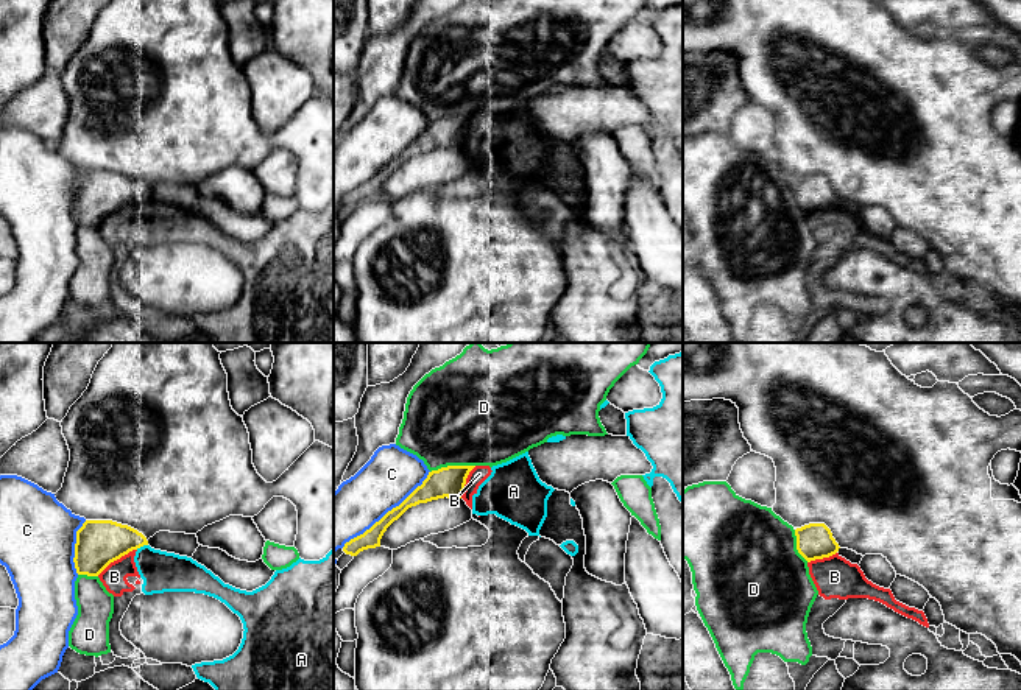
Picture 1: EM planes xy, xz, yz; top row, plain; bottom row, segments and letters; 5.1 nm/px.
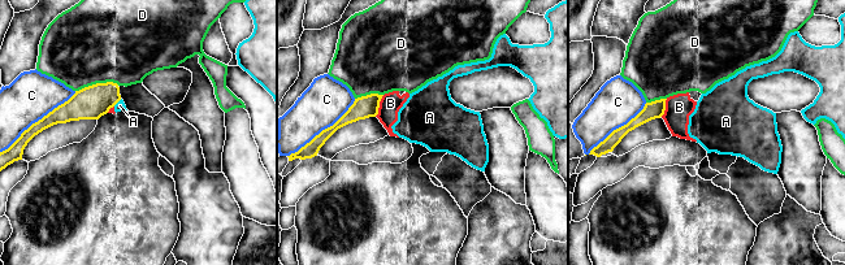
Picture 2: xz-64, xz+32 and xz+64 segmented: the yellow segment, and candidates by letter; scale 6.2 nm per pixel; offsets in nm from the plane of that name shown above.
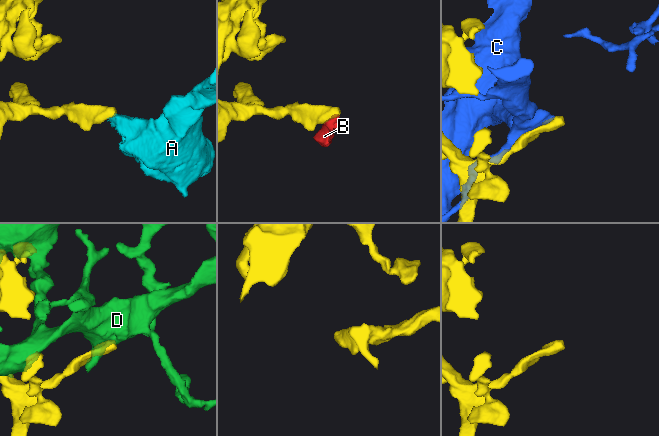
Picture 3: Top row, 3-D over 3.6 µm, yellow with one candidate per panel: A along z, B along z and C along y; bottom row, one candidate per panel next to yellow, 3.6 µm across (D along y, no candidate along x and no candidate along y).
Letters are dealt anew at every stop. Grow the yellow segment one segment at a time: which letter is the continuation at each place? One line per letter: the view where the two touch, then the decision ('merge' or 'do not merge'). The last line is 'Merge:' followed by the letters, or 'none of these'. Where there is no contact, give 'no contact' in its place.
A: xy | do not merge
B: xy | do not merge
C: xz | do not merge
D: xz | do not merge
Merge: none of these

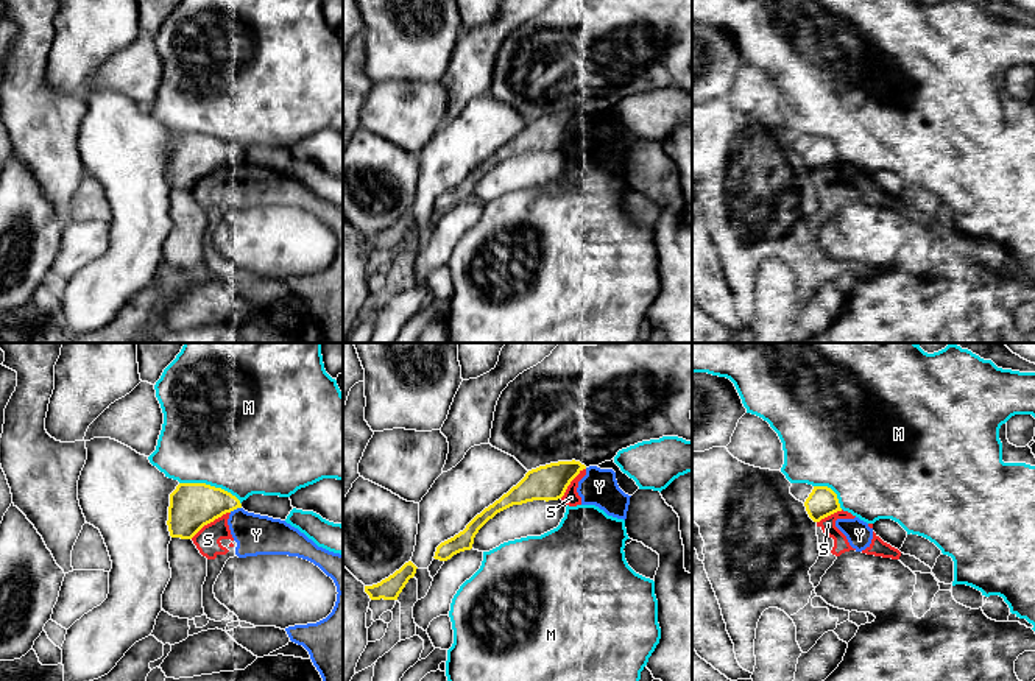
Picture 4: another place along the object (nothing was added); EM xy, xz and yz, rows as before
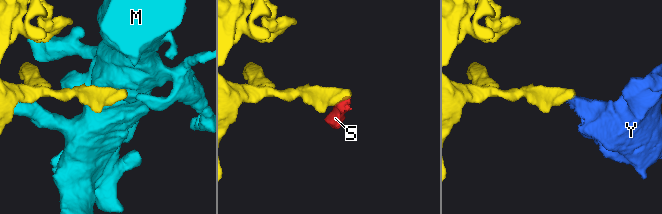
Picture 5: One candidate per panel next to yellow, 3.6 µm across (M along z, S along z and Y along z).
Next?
M: xy | do not merge
S: xy | do not merge
Y: xy | do not merge
Merge: none of these

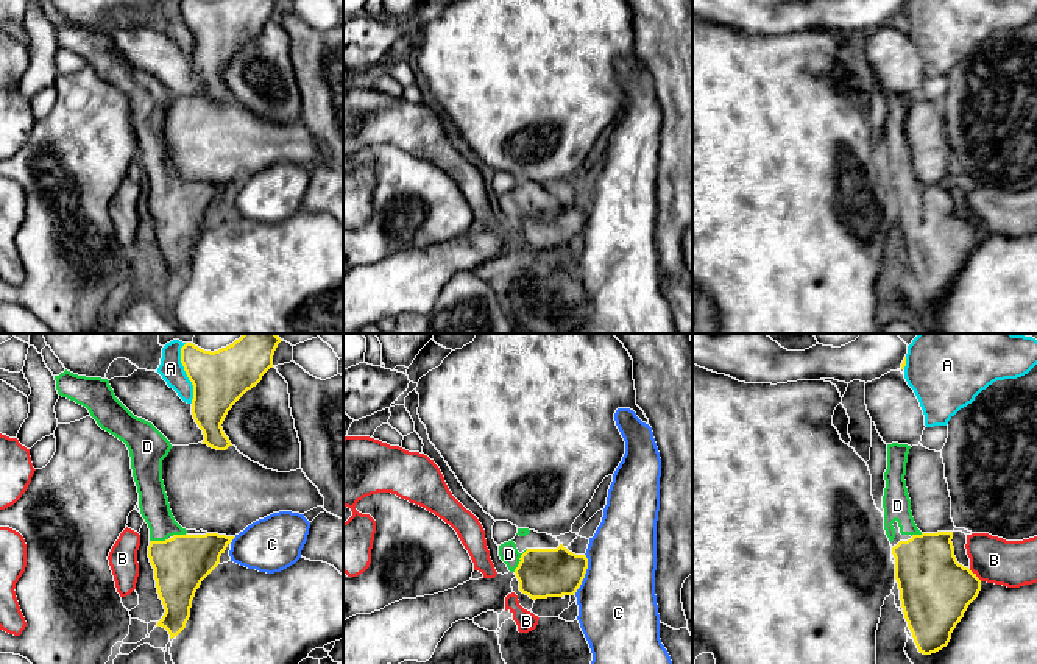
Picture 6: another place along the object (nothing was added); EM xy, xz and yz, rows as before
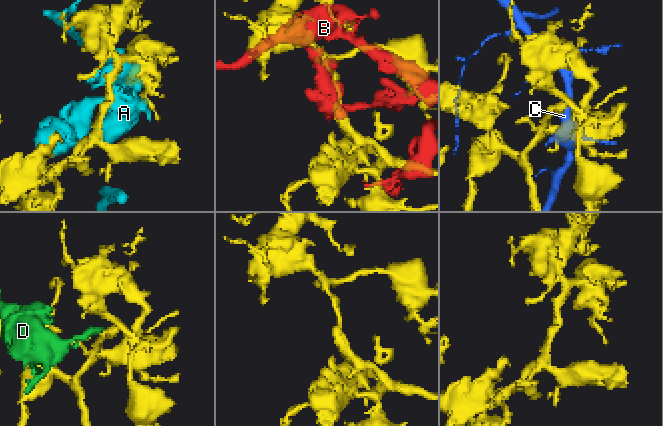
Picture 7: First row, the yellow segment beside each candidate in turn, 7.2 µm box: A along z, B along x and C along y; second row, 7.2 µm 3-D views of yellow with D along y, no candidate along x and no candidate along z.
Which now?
A: xy | do not merge
B: yz | do not merge
C: xz | do not merge
D: xz | merge
Merge: D

